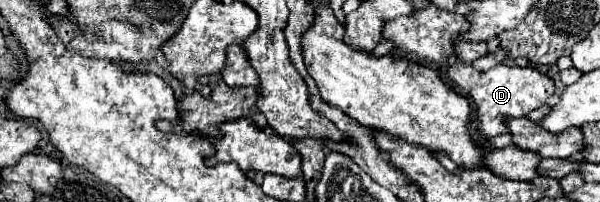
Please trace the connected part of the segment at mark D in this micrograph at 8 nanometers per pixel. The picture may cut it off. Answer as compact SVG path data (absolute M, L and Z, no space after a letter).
M451 61L449 63L449 79L455 81L461 87L461 93L473 101L475 105L475 121L477 129L487 135L505 135L509 133L509 127L505 127L505 119L509 117L525 117L529 111L533 111L540 106L546 105L547 100L555 93L555 83L551 77L545 73L527 67L507 67L507 65L495 65L489 71L477 71L473 65L463 63L463 61Z

